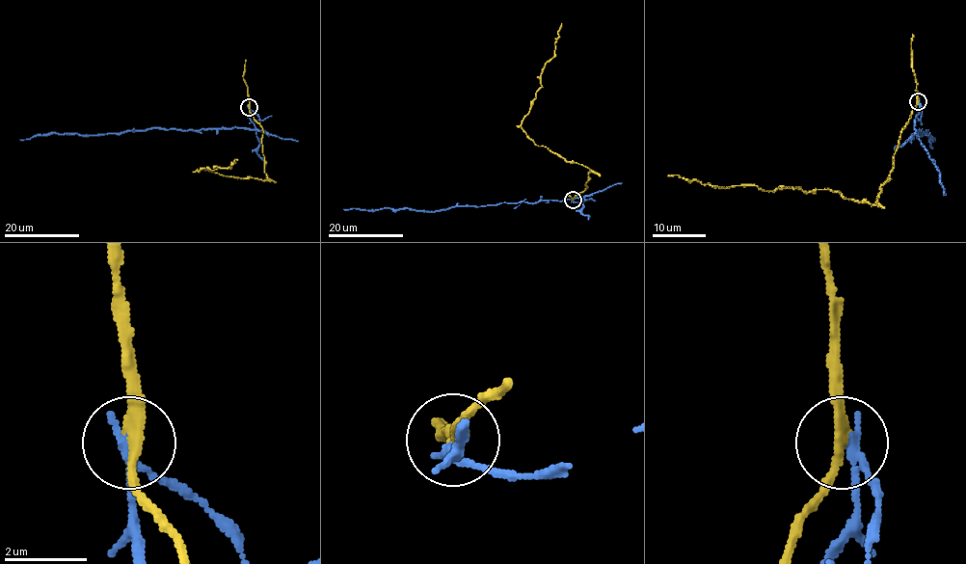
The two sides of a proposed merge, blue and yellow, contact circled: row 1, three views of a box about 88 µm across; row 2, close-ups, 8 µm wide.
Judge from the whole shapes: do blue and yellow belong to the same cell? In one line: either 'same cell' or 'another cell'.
another cell

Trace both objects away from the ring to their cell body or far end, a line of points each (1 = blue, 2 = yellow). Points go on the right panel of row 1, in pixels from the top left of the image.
1: (918, 102), (915, 132), (927, 131), (935, 139), (929, 140), (931, 138), (931, 147)
2: (918, 102), (900, 134), (890, 177), (872, 205), (829, 189), (725, 188), (677, 174), (668, 176)

